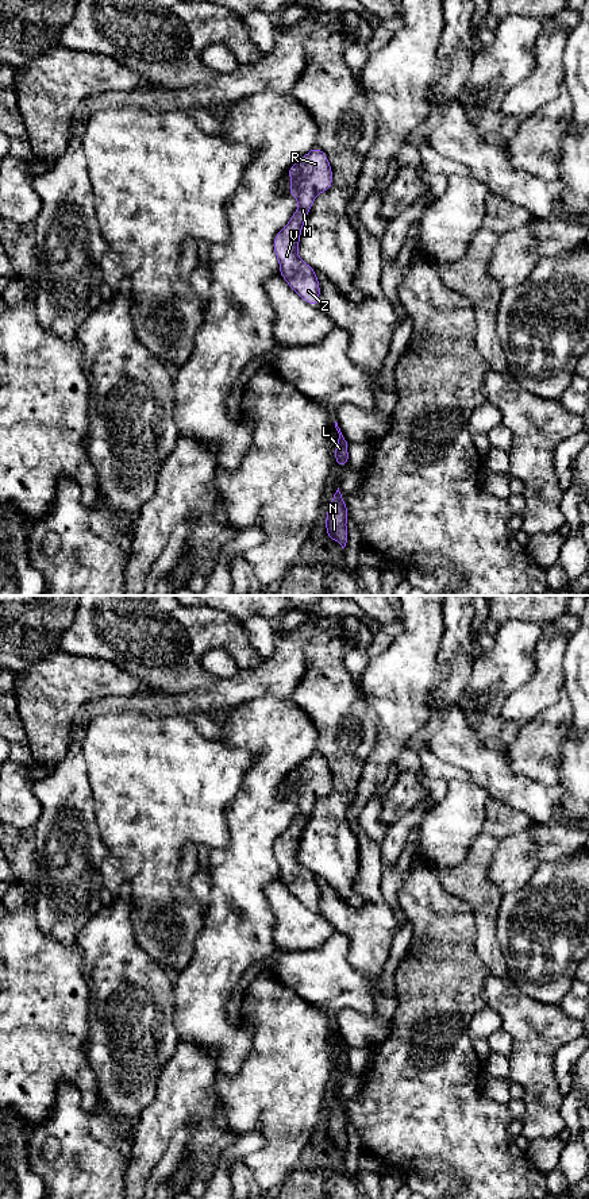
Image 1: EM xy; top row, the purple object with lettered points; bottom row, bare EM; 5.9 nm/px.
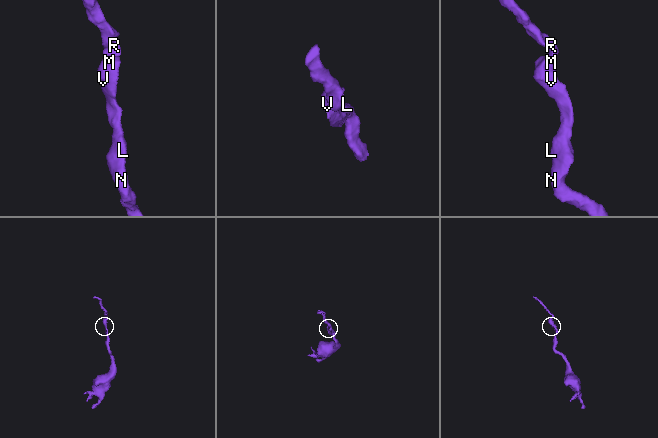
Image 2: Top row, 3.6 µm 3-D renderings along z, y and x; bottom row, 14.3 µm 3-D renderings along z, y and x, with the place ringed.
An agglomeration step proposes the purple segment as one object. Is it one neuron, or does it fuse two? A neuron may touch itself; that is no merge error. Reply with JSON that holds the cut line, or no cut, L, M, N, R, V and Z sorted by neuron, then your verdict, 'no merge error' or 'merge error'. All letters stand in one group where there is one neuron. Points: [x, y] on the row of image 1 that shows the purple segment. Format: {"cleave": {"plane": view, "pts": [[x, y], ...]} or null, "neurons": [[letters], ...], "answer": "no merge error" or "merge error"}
{"cleave": null, "neurons": [["L", "M", "N", "R", "V", "Z"]], "answer": "no merge error"}

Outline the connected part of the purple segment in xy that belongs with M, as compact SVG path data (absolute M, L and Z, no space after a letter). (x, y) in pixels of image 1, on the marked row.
M313 147L297 163L292 165L286 176L296 182L286 190L299 201L299 209L289 223L274 236L273 250L280 262L280 274L288 285L309 305L319 307L320 285L316 271L297 255L297 247L305 217L315 197L332 186L332 170L327 155Z

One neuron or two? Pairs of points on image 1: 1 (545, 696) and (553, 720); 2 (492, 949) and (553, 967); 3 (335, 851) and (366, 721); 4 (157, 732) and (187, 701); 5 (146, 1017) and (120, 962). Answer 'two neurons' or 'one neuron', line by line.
1: two neurons
2: two neurons
3: one neuron
4: two neurons
5: one neuron

